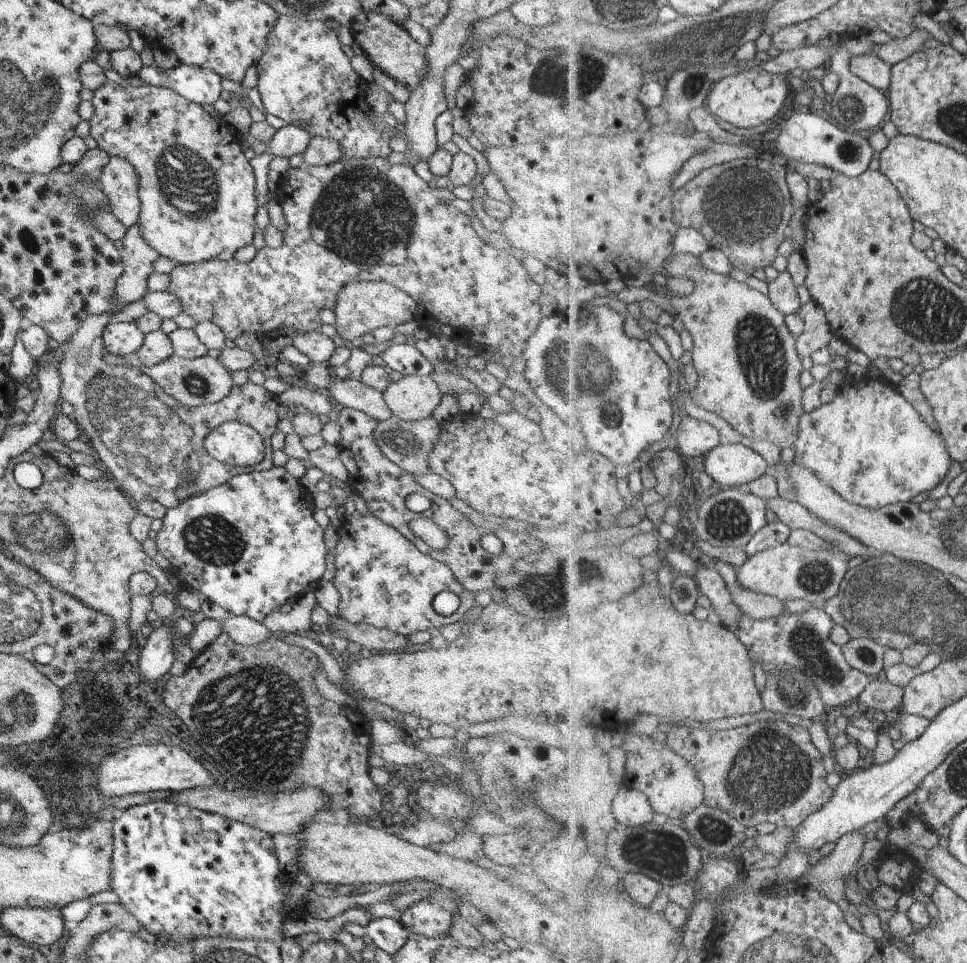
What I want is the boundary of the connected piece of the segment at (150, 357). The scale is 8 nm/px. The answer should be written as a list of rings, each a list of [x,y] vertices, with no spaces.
[[[157,330],[143,335],[142,343],[134,352],[132,359],[143,367],[150,367],[163,362],[173,354],[169,338]]]

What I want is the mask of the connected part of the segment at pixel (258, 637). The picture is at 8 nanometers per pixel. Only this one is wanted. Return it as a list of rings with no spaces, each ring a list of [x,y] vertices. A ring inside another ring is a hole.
[[[232,615],[219,622],[222,623],[221,632],[240,645],[259,644],[275,637],[266,622],[260,623],[245,615]]]

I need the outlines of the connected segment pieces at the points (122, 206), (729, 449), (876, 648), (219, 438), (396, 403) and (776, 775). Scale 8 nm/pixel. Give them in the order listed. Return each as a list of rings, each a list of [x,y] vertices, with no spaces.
[[[108,157],[97,182],[106,196],[109,212],[126,228],[137,222],[140,211],[138,176],[131,163],[121,157]]]
[[[722,443],[705,456],[705,472],[721,485],[734,488],[740,484],[749,485],[751,481],[757,480],[769,473],[769,466],[761,454],[757,454],[751,447],[747,448],[741,443]]]
[[[852,639],[845,646],[841,646],[841,650],[845,660],[850,662],[852,667],[867,673],[872,678],[886,668],[883,662],[885,647],[875,639]]]
[[[239,421],[219,424],[203,437],[201,444],[211,458],[232,467],[252,467],[264,457],[261,436]]]
[[[405,375],[396,382],[390,381],[387,388],[382,392],[382,397],[392,415],[407,422],[420,421],[431,416],[431,412],[439,404],[441,394],[437,389],[436,382],[437,380],[433,375]]]
[[[760,720],[724,730],[693,730],[685,740],[681,754],[685,754],[685,758],[698,770],[698,775],[706,786],[707,805],[719,807],[744,824],[756,828],[763,823],[775,823],[775,826],[795,830],[834,796],[833,788],[827,784],[824,754],[811,742],[809,730],[790,726],[779,720]]]

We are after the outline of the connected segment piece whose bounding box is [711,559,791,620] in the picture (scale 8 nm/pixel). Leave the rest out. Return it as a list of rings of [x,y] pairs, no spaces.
[[[711,559],[714,562],[715,568],[723,575],[726,580],[726,585],[731,591],[735,604],[741,608],[741,611],[745,615],[749,615],[754,619],[767,619],[771,617],[777,617],[784,612],[785,614],[791,614],[788,611],[782,611],[779,607],[780,602],[771,595],[764,595],[763,593],[756,593],[746,589],[739,581],[737,568],[725,561],[717,561]]]

